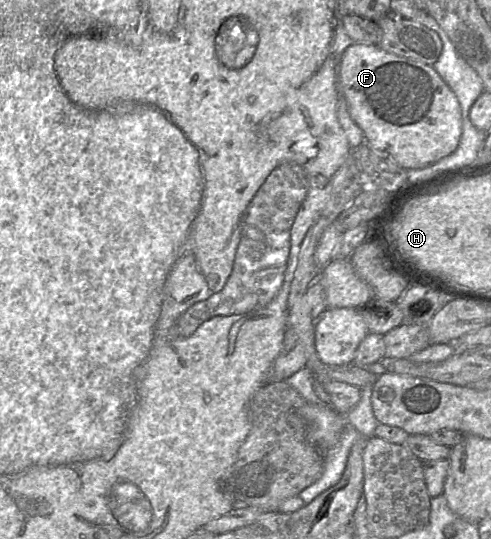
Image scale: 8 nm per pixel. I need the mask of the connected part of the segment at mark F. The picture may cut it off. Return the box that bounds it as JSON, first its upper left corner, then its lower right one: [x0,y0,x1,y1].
[338,43,462,170]

